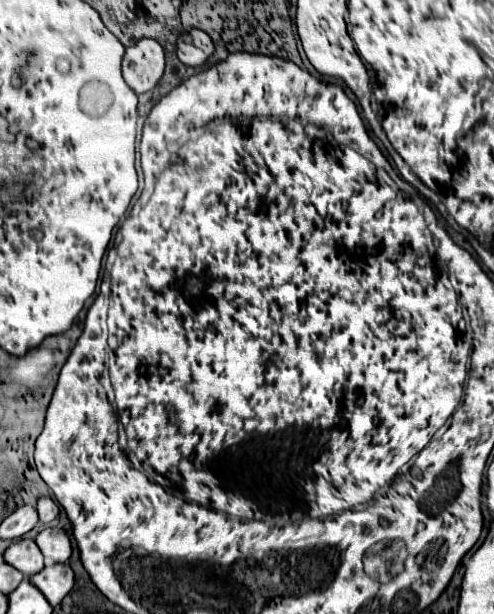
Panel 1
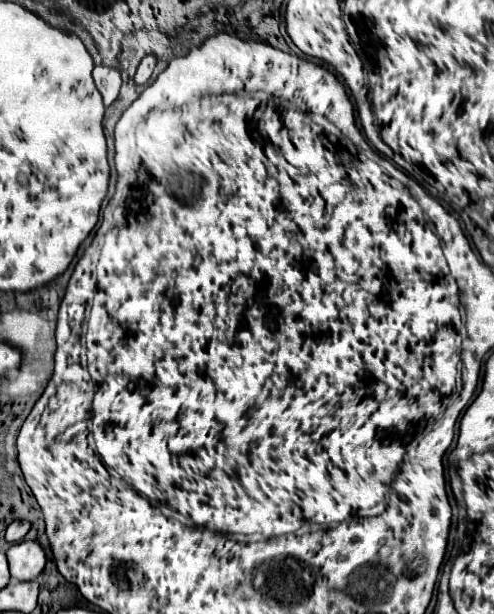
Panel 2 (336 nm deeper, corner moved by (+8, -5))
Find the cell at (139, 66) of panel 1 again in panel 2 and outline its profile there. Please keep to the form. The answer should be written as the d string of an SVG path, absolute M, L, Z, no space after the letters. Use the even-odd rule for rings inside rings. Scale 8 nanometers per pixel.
M97 65L93 69L93 79L95 79L95 85L97 85L101 97L103 97L105 107L109 107L117 99L117 91L121 89L121 75L119 75L119 71L111 69L111 67Z

